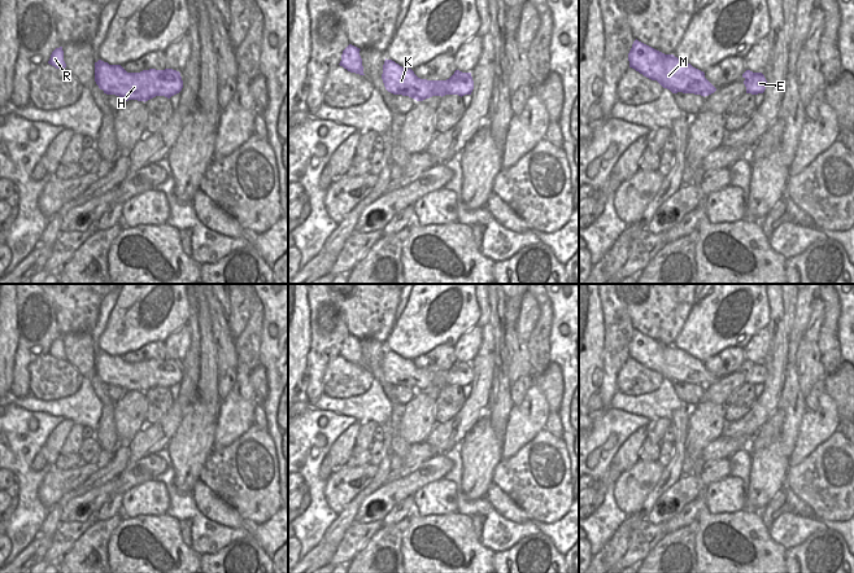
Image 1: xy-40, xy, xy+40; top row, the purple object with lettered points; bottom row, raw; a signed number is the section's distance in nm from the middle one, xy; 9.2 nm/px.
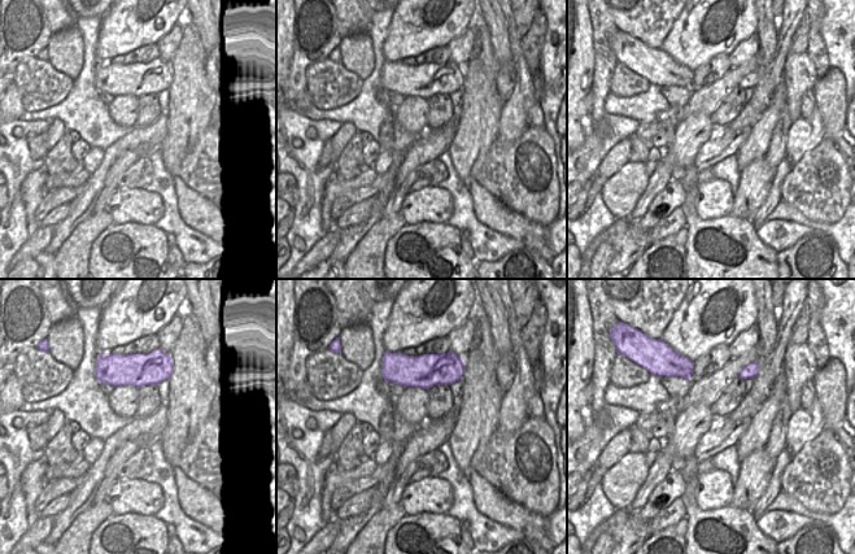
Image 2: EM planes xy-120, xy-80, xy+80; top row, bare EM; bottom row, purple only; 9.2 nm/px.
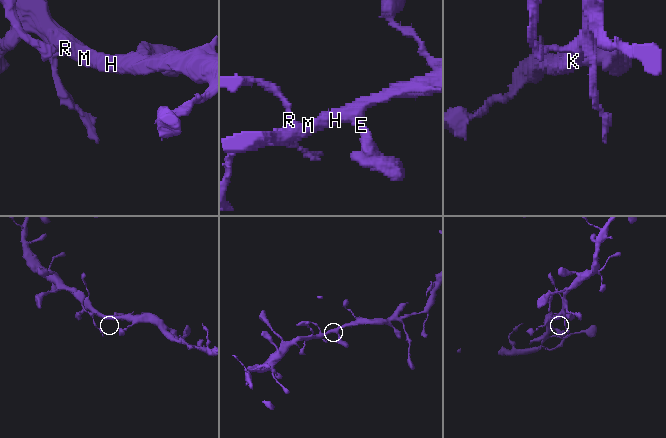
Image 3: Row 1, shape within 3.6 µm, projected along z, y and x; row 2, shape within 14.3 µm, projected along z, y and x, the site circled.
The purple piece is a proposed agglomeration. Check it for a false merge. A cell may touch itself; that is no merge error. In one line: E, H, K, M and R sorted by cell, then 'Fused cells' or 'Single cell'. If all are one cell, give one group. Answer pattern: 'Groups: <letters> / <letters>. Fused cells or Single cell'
Groups: E H K M R. Single cell

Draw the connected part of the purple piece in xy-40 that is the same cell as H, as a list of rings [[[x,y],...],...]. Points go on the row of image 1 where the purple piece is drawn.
[[[99,60],[95,62],[95,82],[106,95],[116,95],[123,100],[148,101],[156,96],[171,96],[183,88],[180,73],[173,69],[143,70],[127,73],[121,65],[109,65]]]

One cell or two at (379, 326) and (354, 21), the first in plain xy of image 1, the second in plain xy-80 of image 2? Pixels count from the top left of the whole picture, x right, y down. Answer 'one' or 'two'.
one

